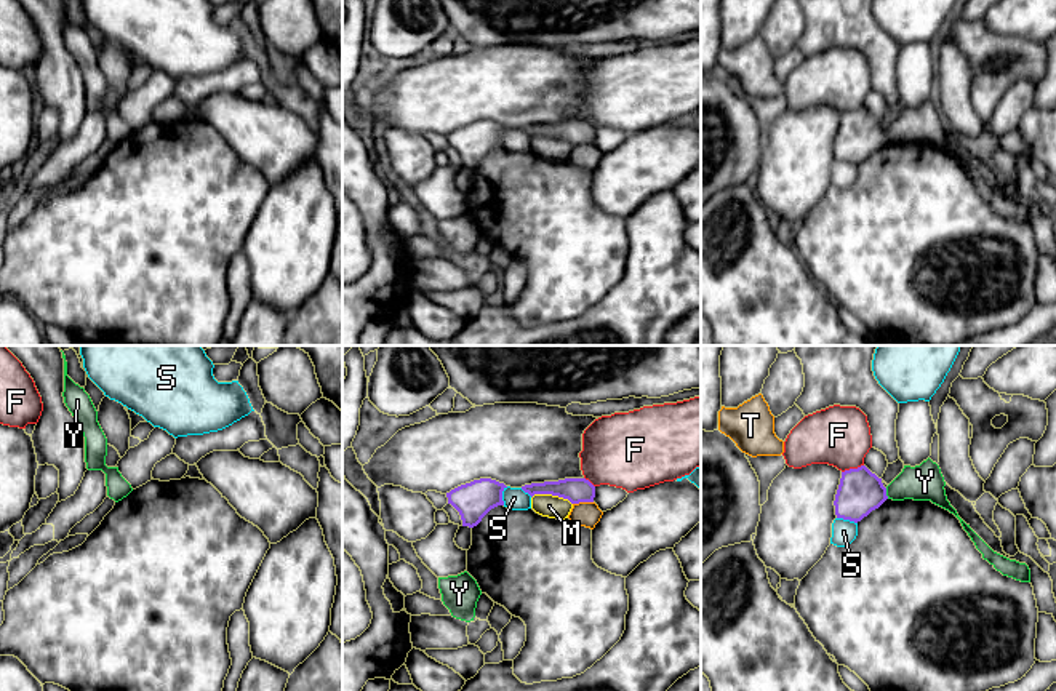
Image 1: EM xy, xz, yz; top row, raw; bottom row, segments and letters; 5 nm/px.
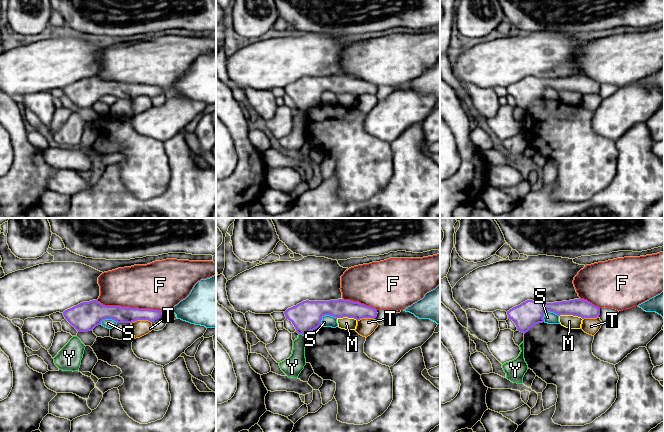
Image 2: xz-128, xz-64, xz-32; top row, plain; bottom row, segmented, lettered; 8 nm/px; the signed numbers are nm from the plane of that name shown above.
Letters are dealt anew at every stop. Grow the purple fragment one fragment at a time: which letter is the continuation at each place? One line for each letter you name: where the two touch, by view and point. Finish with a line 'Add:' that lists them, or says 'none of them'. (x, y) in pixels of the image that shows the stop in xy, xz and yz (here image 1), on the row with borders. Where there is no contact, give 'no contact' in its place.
Add: none of them

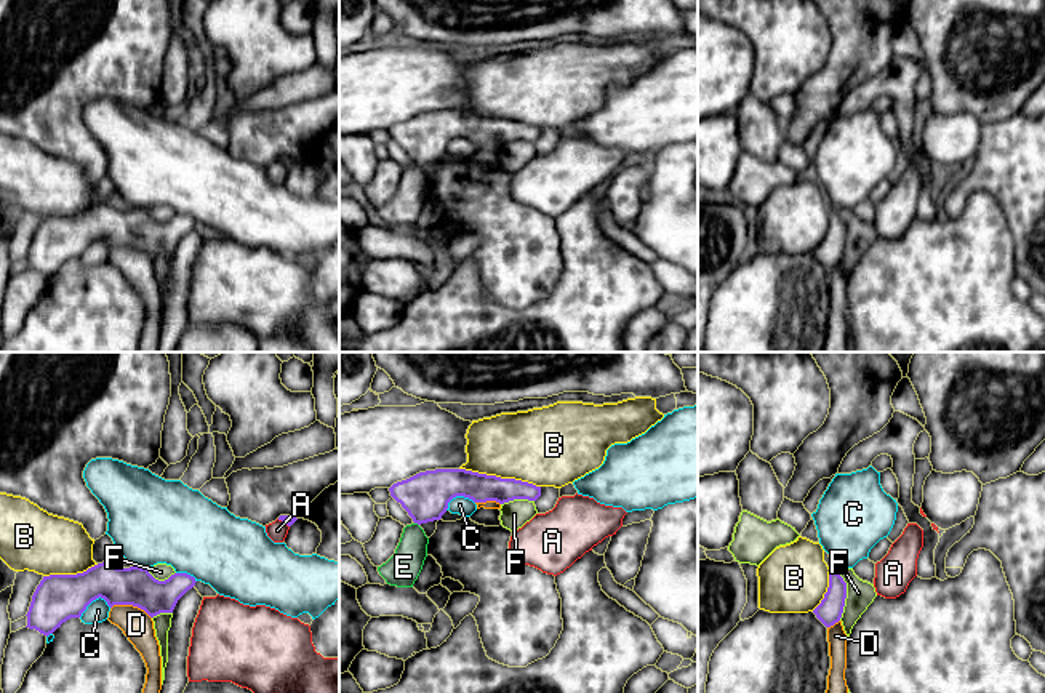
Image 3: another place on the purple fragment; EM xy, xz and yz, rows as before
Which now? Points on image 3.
Add: none of them

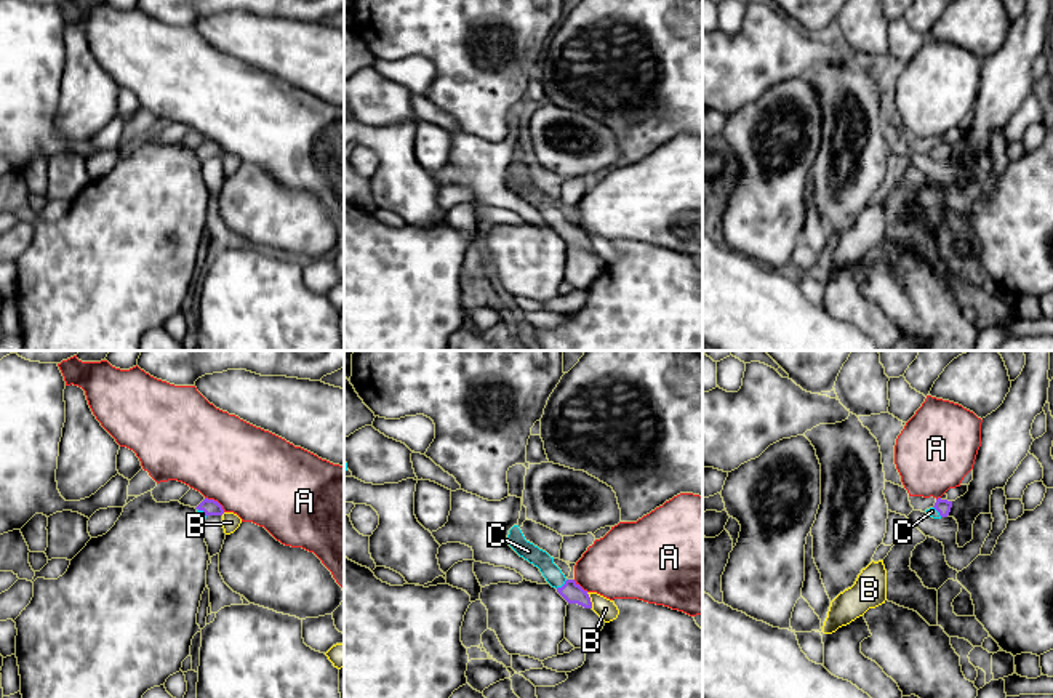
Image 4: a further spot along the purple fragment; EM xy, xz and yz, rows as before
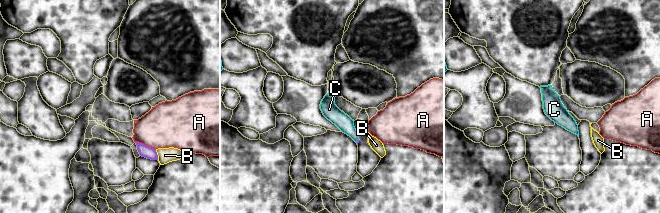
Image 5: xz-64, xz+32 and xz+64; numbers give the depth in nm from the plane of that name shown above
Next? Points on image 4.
C: xz (562, 586)
Add: C

